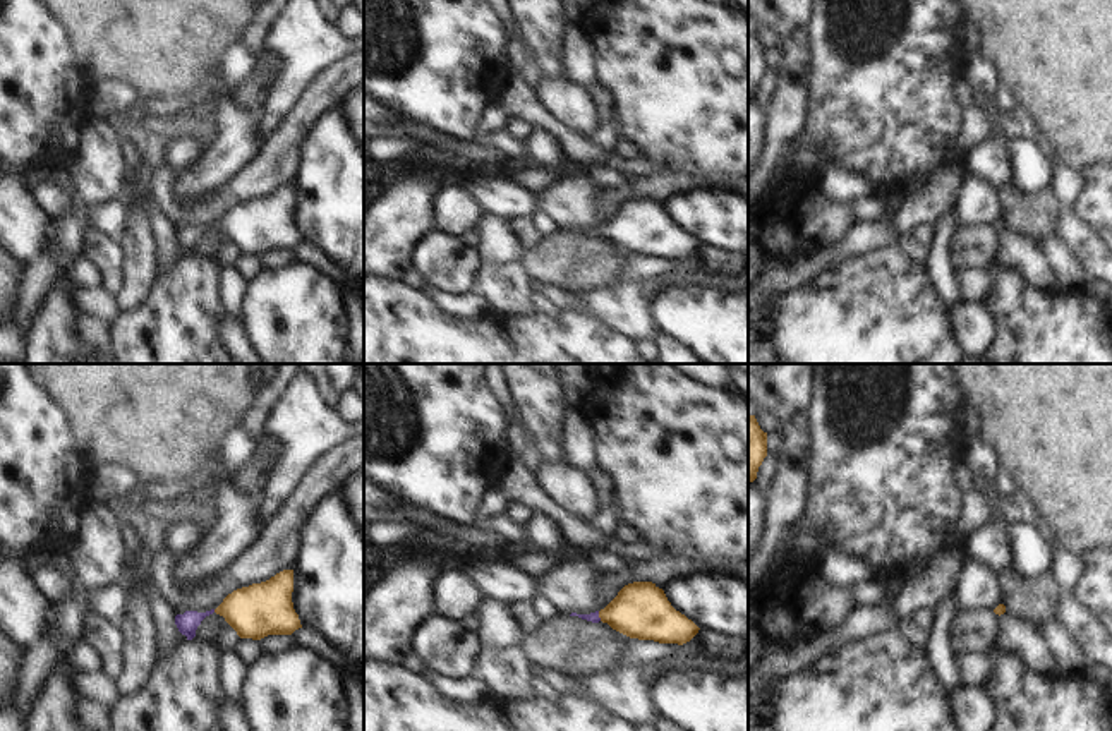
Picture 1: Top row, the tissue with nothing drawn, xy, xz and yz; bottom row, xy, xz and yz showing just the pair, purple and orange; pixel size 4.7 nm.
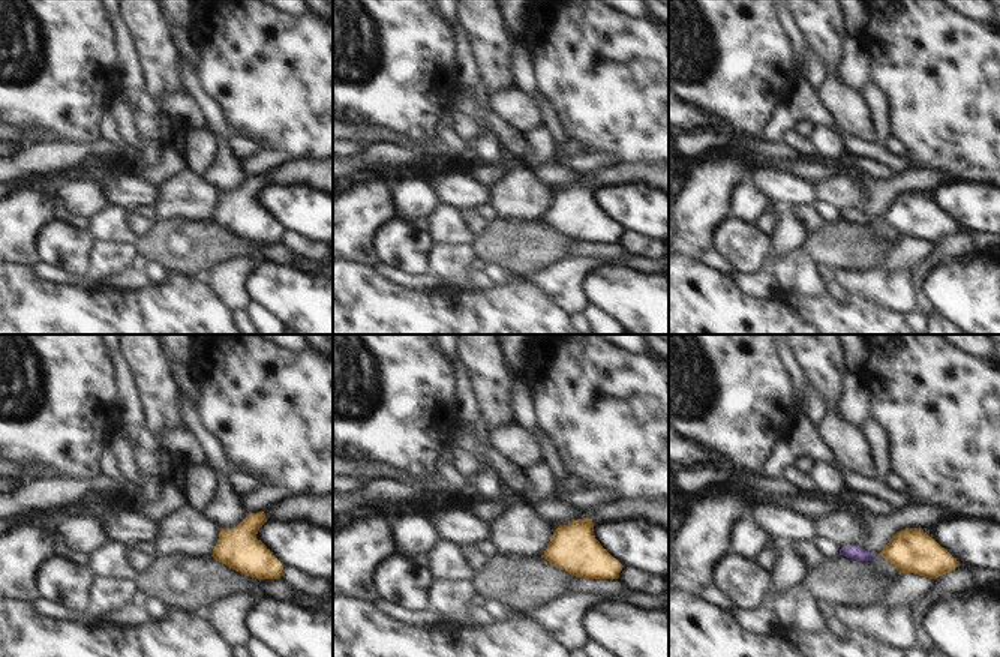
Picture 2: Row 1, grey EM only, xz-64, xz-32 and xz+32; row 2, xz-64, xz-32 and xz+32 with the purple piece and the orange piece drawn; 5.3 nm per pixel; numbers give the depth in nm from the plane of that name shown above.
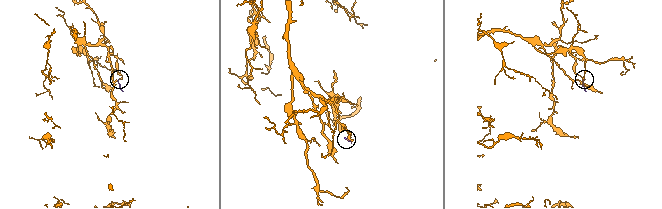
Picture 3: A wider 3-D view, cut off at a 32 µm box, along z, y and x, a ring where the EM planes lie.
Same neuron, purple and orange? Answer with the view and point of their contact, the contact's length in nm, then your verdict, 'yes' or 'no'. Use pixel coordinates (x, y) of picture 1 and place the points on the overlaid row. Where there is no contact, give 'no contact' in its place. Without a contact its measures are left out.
contact xz (598, 616); length 50 nm; yes

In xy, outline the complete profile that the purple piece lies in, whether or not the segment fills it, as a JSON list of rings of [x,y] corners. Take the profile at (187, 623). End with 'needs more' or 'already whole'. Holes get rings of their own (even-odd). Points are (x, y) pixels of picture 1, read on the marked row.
[[[215,609],[206,613],[185,611],[184,614],[175,616],[175,625],[178,631],[187,637],[187,640],[192,640],[201,621],[213,613]]] | already whole

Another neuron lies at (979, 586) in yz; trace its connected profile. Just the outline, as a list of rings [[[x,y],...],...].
[[[964,559],[963,571],[956,580],[958,609],[994,611],[1004,602],[1000,573],[980,559]]]

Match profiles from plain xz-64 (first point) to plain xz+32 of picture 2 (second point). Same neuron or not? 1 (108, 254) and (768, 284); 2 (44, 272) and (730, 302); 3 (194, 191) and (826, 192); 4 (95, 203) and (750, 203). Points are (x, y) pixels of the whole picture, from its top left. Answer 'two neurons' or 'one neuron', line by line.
1: two neurons
2: two neurons
3: one neuron
4: one neuron

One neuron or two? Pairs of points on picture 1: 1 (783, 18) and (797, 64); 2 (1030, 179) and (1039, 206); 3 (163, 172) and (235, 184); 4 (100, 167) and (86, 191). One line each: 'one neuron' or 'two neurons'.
1: one neuron
2: two neurons
3: one neuron
4: one neuron

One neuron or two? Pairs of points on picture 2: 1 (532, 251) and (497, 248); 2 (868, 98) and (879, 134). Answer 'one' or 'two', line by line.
1: one
2: one

